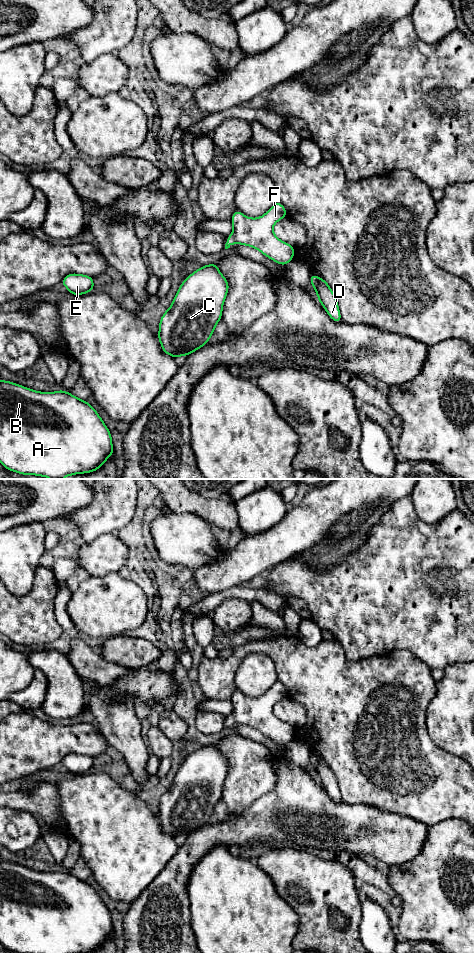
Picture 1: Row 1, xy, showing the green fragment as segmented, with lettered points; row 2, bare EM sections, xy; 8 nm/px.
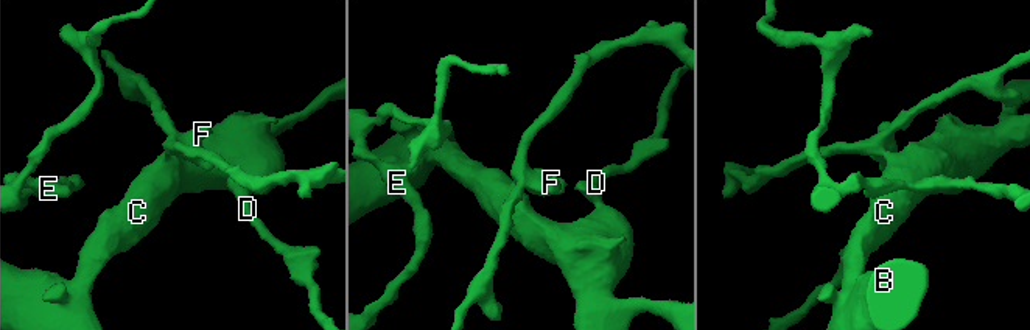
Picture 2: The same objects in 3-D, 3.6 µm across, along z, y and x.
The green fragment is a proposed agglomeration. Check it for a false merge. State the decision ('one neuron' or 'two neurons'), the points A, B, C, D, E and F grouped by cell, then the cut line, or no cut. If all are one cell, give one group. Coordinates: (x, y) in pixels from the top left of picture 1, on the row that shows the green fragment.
one neuron | A B C D E F | no cut

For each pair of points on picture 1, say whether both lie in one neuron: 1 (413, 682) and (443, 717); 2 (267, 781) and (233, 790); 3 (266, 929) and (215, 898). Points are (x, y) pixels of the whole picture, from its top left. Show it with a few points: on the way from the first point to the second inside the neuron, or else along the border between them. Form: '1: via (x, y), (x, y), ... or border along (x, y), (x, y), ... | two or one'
1: border along (436, 682), (436, 693), (426, 710), (425, 725) | two
2: via (259, 782), (245, 783), (241, 787) | one
3: via (253, 928), (250, 928), (228, 906) | one

